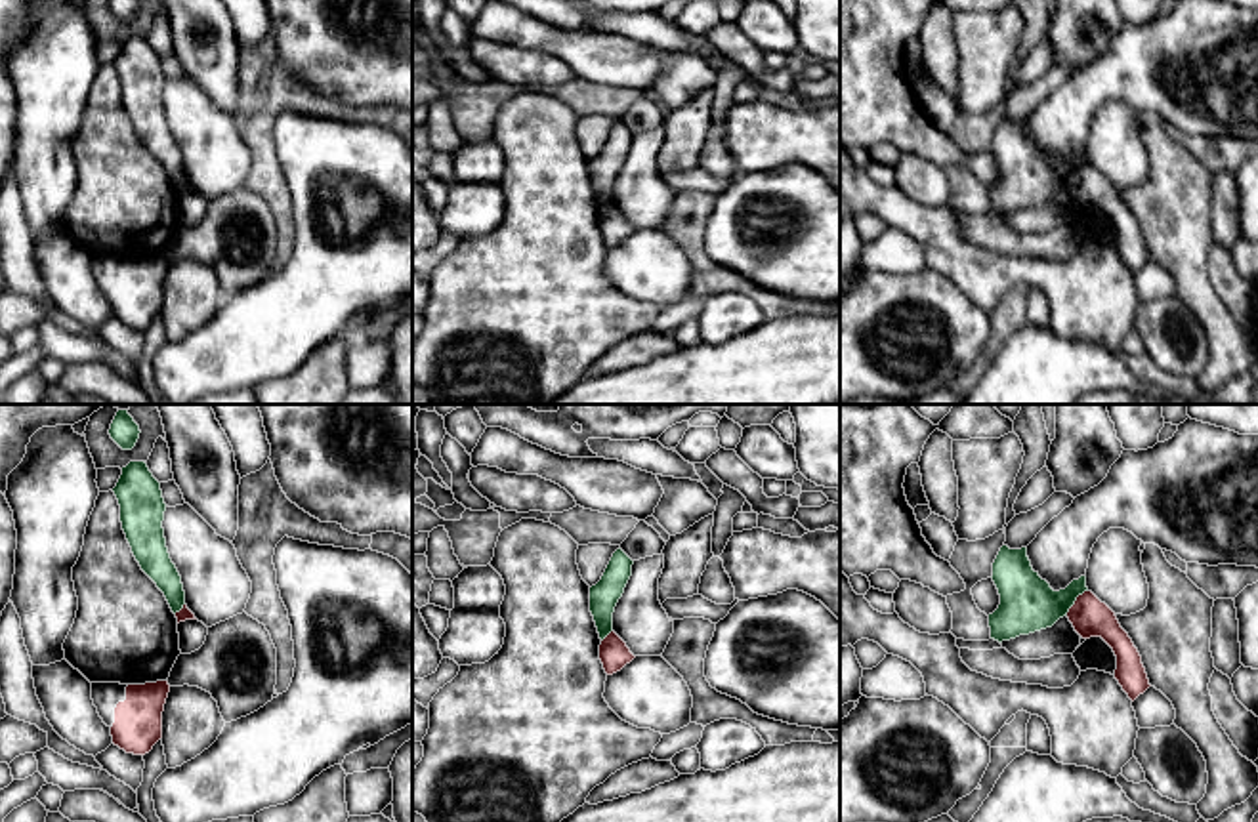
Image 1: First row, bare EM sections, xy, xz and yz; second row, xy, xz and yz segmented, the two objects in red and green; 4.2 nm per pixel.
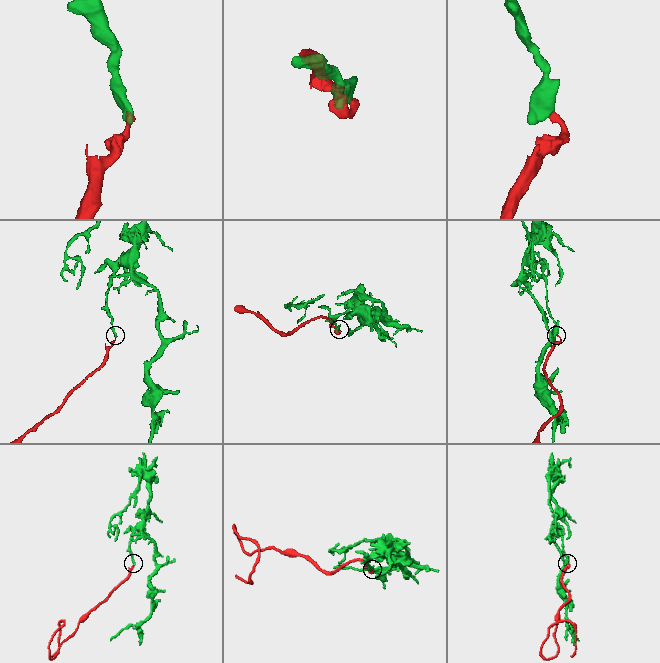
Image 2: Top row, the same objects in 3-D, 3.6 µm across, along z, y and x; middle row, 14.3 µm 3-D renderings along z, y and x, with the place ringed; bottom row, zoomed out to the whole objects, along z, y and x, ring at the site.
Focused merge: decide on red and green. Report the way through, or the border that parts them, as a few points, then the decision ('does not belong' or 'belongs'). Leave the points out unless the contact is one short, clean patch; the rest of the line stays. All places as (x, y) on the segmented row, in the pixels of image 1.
along yz (1087, 590), (1066, 615) | does not belong

